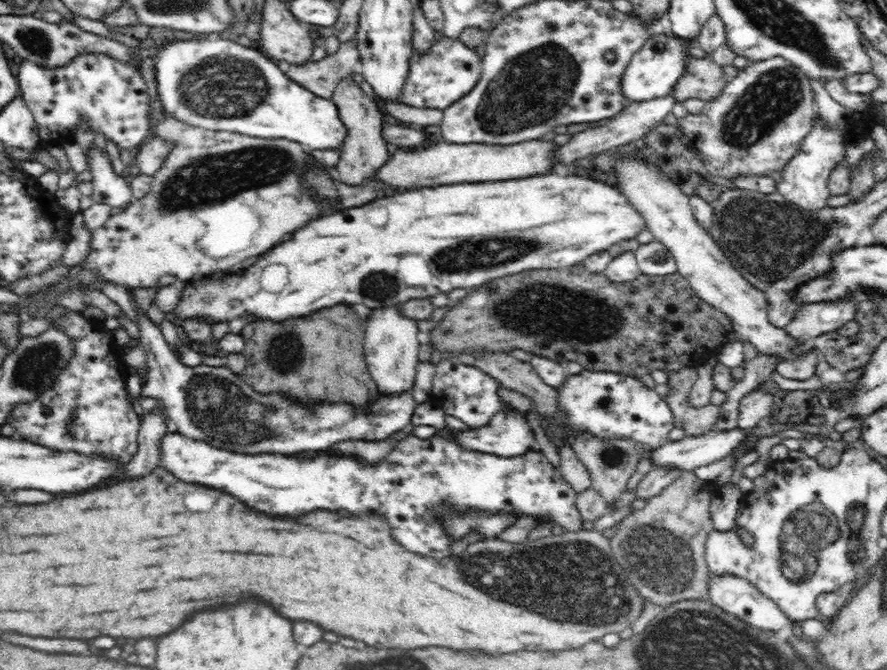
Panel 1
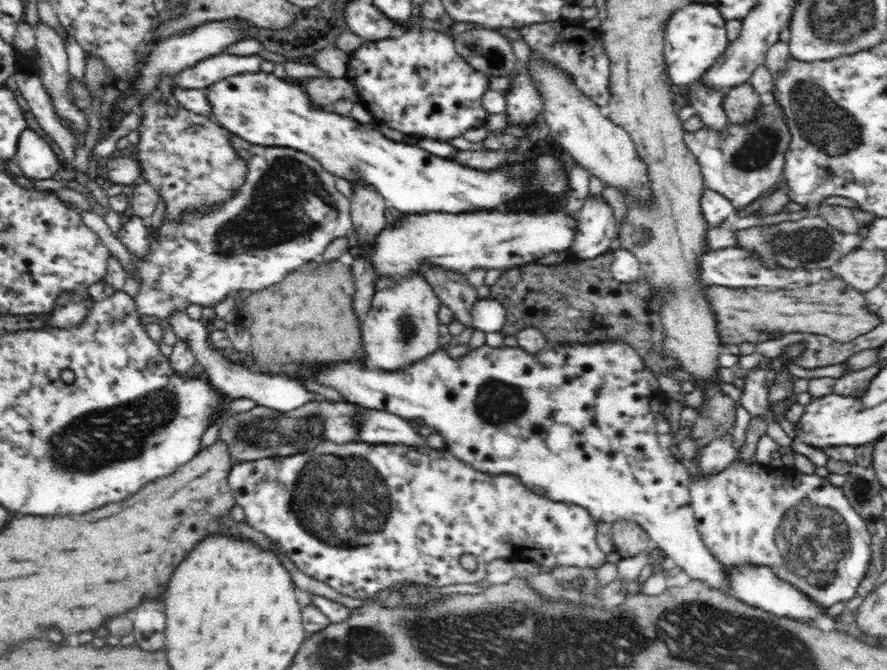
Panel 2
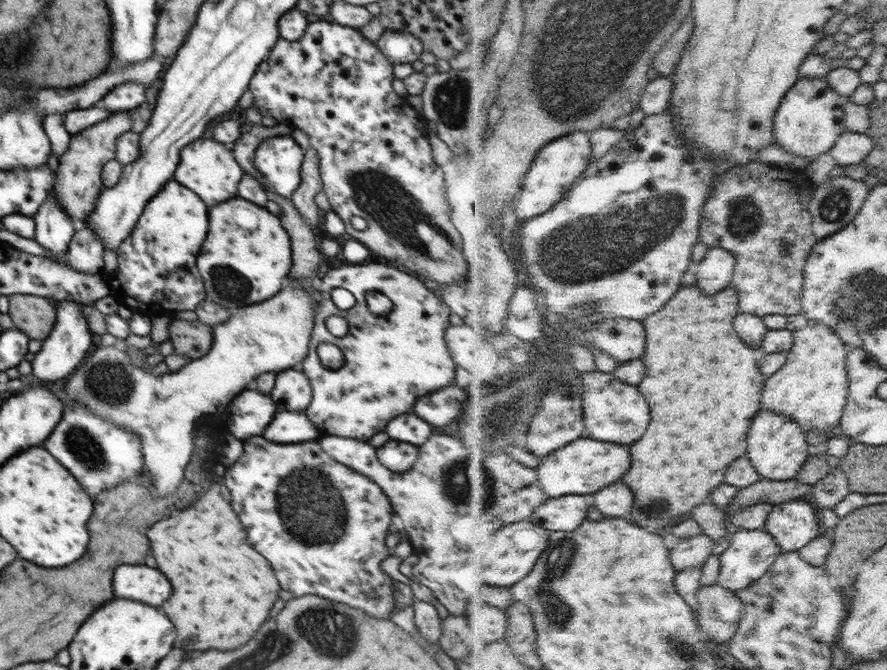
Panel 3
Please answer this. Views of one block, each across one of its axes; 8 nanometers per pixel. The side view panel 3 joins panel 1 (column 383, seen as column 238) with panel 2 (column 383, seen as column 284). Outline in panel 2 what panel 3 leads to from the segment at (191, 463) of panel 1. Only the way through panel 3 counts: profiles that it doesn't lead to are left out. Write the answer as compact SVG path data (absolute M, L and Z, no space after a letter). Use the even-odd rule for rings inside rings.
M330 440L319 442L316 450L308 450L302 454L292 456L261 458L260 460L249 460L242 464L235 463L230 468L228 483L235 498L236 504L242 507L245 512L246 522L280 544L280 548L294 560L294 564L308 576L328 584L330 588L350 596L368 600L380 590L392 588L394 584L402 582L415 582L416 584L428 586L448 586L448 584L477 584L485 579L484 573L487 564L499 558L508 558L512 561L536 561L538 566L545 565L550 569L556 566L574 566L575 568L600 568L606 564L607 553L602 552L596 544L596 523L589 515L589 512L574 503L564 503L550 500L544 496L538 496L535 492L528 490L514 475L494 475L480 472L462 460L458 460L446 448L432 449L429 446L414 447L402 446L402 444L338 444ZM462 554L472 554L476 557L477 568L468 571L460 565Z

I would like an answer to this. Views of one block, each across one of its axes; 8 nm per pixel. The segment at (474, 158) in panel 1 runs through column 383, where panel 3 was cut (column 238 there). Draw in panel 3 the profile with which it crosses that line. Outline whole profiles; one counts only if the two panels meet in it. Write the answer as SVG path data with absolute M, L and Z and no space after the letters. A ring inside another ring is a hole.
M202 136L180 149L180 163L176 165L173 179L180 182L182 186L190 188L192 192L196 192L208 206L216 206L216 204L236 196L242 174L245 173L238 168L232 150L221 142Z

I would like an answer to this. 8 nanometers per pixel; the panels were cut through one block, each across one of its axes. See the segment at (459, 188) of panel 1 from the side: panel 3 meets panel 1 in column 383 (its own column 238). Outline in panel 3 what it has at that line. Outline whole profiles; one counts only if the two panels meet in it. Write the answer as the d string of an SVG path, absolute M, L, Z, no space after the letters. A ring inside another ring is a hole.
M242 198L210 208L208 236L196 258L207 300L231 311L268 300L283 287L291 263L290 238L274 214Z

